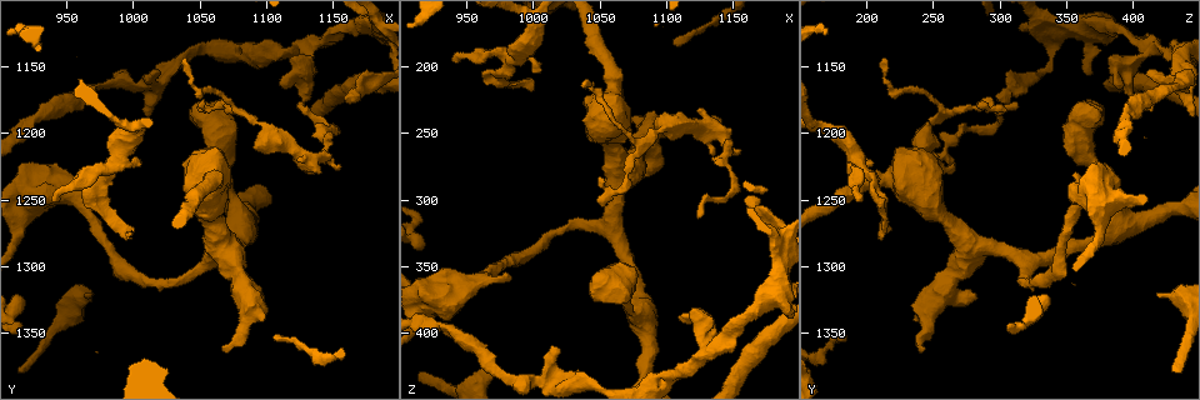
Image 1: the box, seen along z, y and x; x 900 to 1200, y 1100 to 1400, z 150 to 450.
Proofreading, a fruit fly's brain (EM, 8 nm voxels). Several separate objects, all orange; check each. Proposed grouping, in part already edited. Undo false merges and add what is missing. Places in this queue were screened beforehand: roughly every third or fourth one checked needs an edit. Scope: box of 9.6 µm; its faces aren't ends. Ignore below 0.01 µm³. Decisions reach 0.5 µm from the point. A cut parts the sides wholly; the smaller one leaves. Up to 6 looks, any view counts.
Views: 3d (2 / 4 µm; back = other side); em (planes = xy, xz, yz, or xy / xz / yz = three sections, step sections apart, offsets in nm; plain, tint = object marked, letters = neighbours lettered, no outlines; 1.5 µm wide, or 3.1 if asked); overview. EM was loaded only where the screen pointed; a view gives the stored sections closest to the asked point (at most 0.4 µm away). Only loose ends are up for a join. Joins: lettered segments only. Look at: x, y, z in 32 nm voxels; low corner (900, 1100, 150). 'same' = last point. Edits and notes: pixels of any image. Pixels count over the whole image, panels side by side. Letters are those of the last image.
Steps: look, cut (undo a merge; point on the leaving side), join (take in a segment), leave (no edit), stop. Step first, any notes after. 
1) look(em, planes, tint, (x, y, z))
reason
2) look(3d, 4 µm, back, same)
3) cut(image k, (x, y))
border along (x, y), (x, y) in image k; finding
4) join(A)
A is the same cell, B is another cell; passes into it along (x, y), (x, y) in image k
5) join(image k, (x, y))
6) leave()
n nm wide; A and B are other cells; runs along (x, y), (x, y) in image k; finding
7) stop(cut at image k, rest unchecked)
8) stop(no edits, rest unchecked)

look(em, xz, step 8, letters, (1124, 1152, 388))
sharp bend

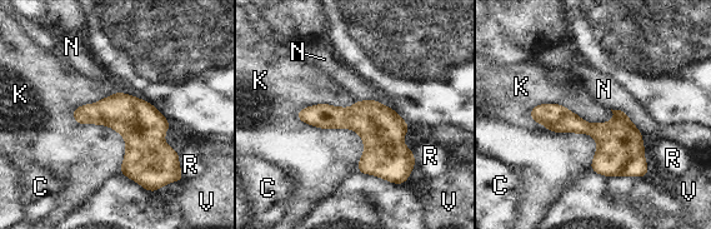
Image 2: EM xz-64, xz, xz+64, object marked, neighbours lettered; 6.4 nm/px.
leave()
C, K, N, R and V are other cells; runs along (534, 111), (599, 130), (642, 165) in image 2; continuous, no second neuron

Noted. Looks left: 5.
look(em, planes, plain, (1122, 1220, 234))
three arms meet

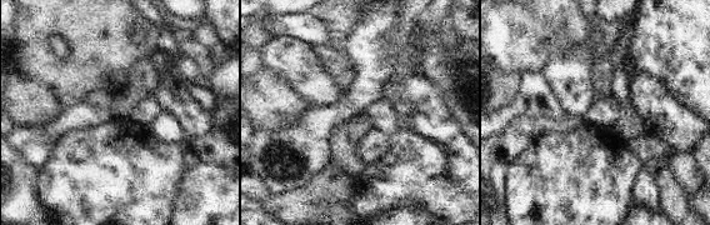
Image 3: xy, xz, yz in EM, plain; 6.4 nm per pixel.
look(em, planes, letters, same)
what lies round it

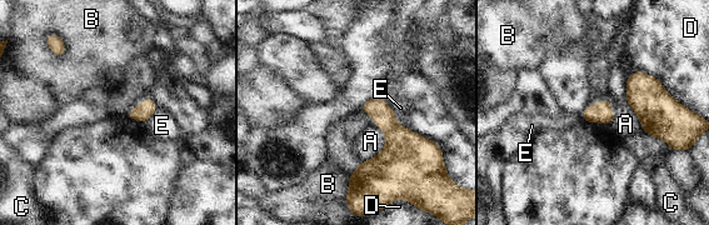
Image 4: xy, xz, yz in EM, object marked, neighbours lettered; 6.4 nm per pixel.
leave()
A touches over 360 nm; A, B, C, D and E are other cells; none of them fits

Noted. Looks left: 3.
look(3d, 4 µm, (1104, 1352, 182))
thin end

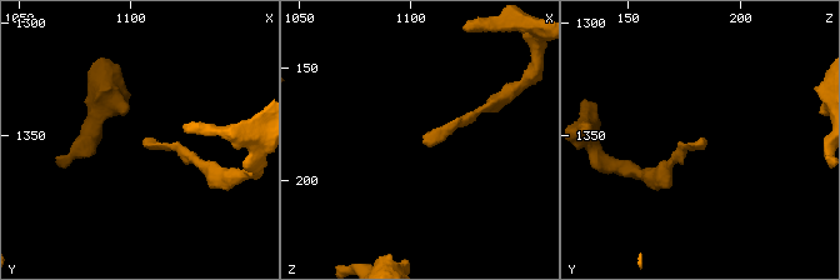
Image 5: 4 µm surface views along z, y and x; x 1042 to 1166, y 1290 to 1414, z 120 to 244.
look(em, planes, letters, (1106, 1350, 182))
need the tissue

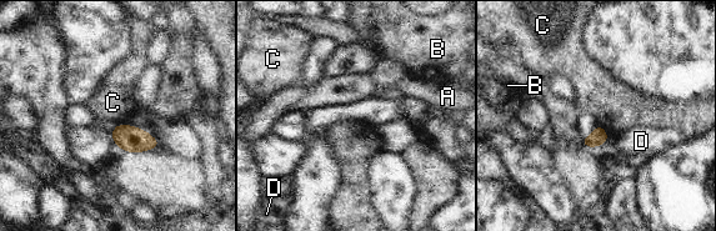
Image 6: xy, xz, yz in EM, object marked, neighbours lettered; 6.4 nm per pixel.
leave()
C touches over 80 nm; A, B, C and D are other cells; no lettered segment goes on from it

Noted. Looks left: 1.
stop(no edits, rest unchecked)

